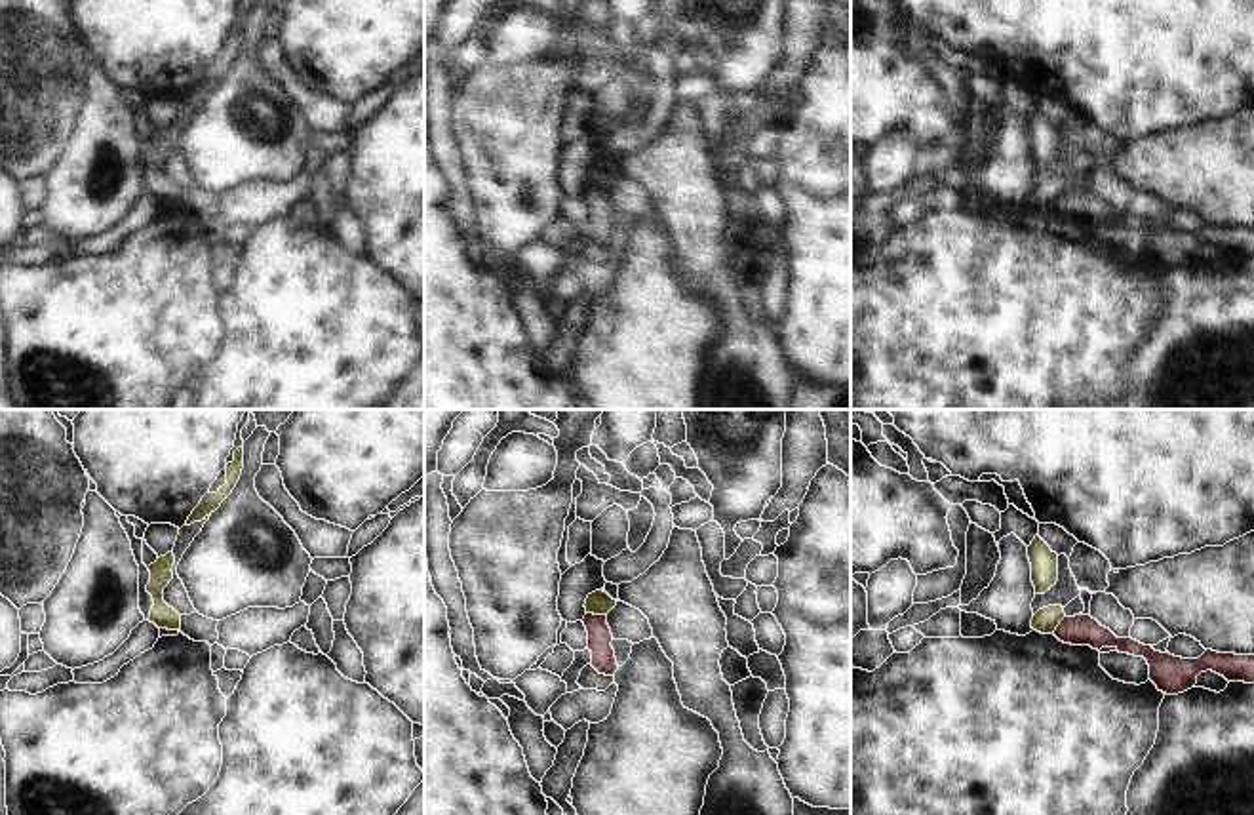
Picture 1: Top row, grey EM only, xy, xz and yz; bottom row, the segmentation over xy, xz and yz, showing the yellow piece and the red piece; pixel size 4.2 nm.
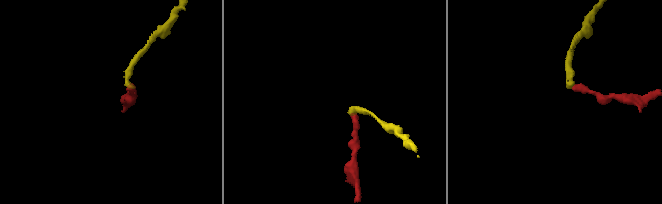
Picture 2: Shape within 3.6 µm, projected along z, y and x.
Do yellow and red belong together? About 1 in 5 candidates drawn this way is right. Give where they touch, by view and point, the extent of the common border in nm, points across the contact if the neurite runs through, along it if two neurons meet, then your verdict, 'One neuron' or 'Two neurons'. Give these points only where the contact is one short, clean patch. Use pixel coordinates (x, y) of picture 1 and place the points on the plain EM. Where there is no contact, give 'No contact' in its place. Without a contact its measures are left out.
Touches yellow at xz (596, 187). Shared border 90 nm. Boundary: xz (587, 185), (606, 189). Two neurons

